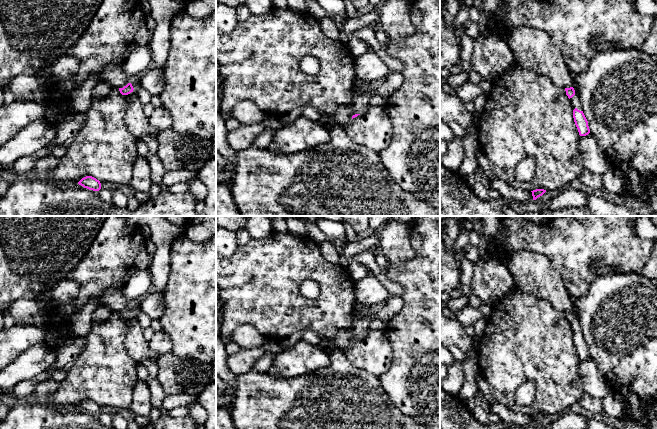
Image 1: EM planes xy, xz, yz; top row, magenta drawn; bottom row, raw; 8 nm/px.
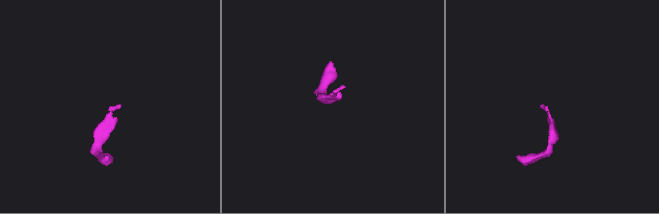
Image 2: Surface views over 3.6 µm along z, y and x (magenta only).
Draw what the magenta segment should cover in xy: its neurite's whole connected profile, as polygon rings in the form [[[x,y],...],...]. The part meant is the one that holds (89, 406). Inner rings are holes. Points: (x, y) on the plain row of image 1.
[[[86,400],[82,402],[79,406],[79,409],[93,415],[99,415],[101,413],[101,407],[99,404],[92,400]]]

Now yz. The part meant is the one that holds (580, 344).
[[[574,308],[573,311],[565,312],[565,315],[573,331],[573,342],[579,359],[586,360],[590,357],[590,353],[588,350],[588,345],[582,335],[579,312]]]

